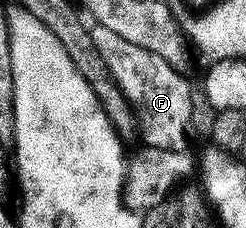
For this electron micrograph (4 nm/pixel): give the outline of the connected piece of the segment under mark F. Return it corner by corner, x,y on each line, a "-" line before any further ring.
94,23
90,27
92,44
96,48
97,54
104,62
104,66
109,70
109,74
116,82
116,86
123,92
130,105
135,107
137,128
146,145
157,147
160,150
172,150
183,152
188,149
185,132
191,124
191,86
186,82
187,79
182,73
175,72
169,63
163,60
162,56
151,52
146,48
141,48
122,38
114,31
105,26

